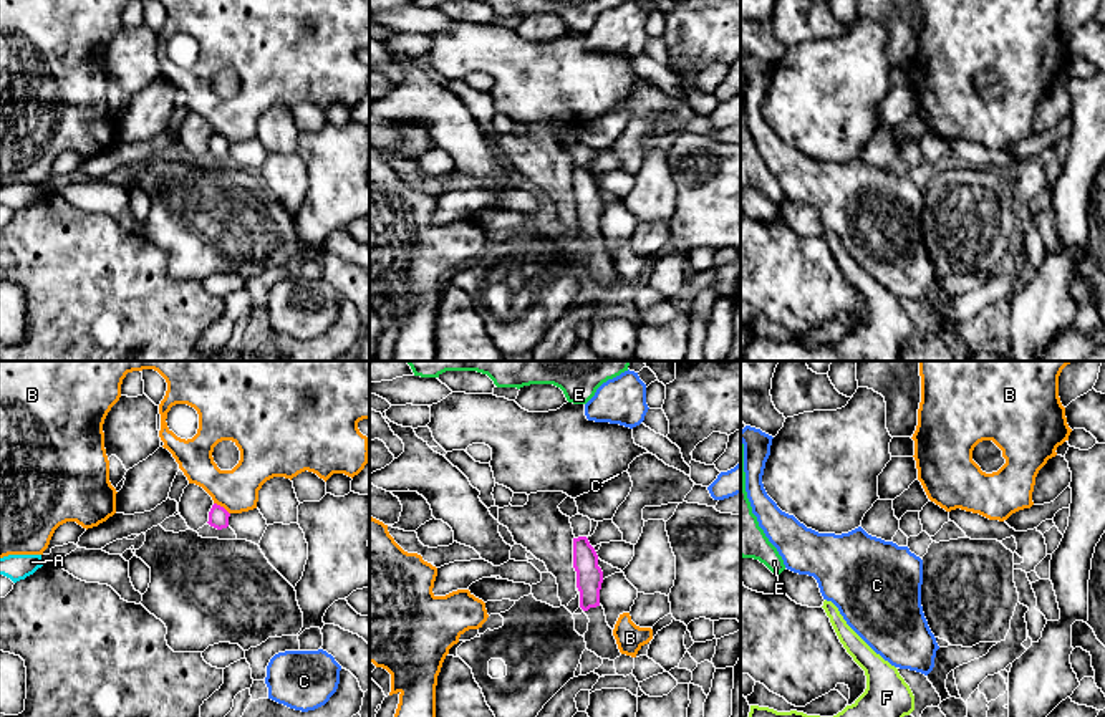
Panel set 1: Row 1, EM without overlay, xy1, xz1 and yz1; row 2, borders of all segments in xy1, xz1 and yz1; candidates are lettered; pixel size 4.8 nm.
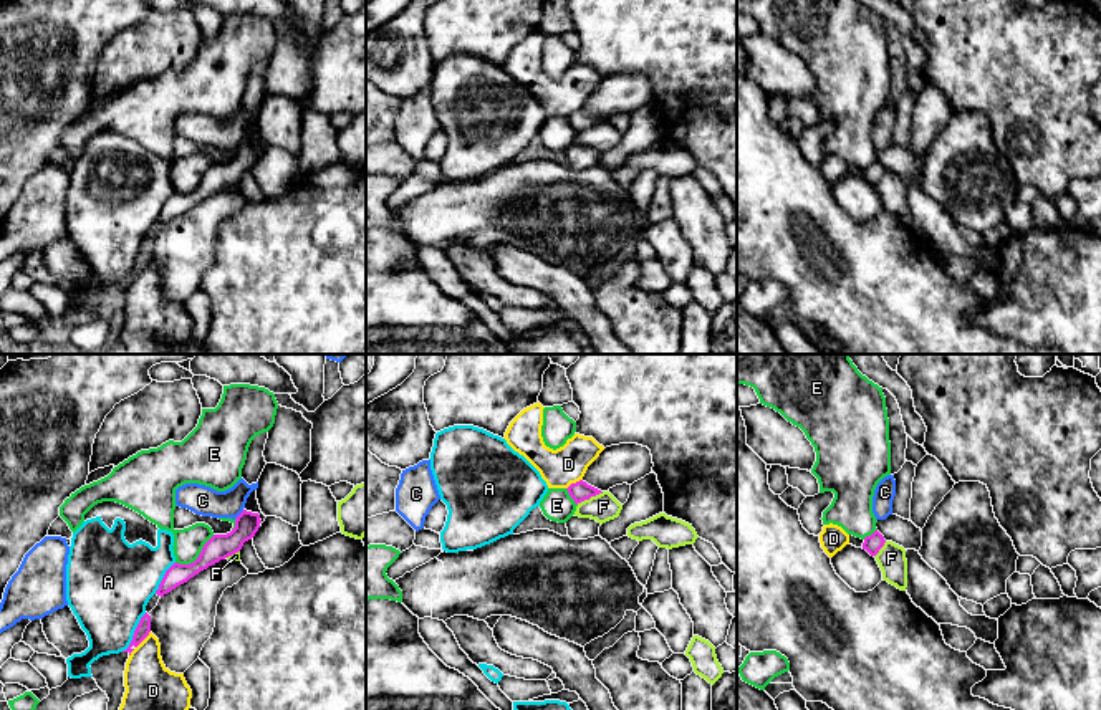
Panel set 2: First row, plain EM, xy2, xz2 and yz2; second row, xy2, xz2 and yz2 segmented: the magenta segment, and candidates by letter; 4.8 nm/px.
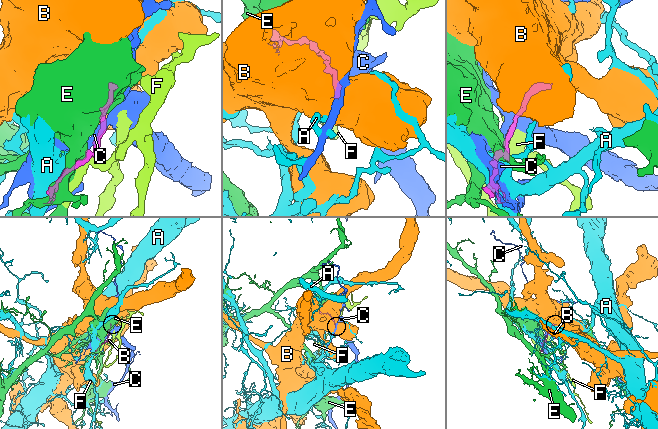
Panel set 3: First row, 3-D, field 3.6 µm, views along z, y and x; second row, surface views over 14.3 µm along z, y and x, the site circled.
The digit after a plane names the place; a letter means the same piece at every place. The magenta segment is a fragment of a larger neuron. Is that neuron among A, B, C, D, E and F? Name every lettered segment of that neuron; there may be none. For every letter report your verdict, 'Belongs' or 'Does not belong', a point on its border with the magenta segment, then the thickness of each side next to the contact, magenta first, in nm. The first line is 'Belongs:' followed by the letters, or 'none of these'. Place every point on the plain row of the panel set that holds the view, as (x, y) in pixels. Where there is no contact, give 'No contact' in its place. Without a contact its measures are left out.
Belongs: none of these
A: Does not belong. Touches magenta at xy2 (134, 262). Thickness 70 nm (magenta) against 400 nm
B: Does not belong. Touches magenta at xy1 (222, 136). Thickness 100 nm (magenta) against 200 nm
C: Does not belong. Touches magenta at xy2 (240, 143). Thickness 120 nm (magenta) against 140 nm
D: Does not belong. Touches magenta at xy2 (139, 272). Thickness 70 nm (magenta) against 280 nm
E: Does not belong. Touches magenta at xy2 (199, 186). Thickness 120 nm (magenta) against 140 nm
F: Does not belong. Touches magenta at xz2 (590, 126). Thickness 90 nm (magenta) against 140 nm

